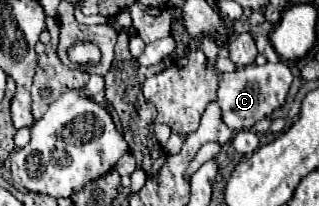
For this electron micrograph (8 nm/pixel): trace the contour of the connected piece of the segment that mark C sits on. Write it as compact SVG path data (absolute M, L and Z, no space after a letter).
M283 61L281 63L265 63L263 67L247 65L233 73L221 73L217 103L221 105L225 125L233 131L251 129L259 119L271 115L275 109L279 109L283 105L287 91L291 87L291 81L293 81L291 69Z

